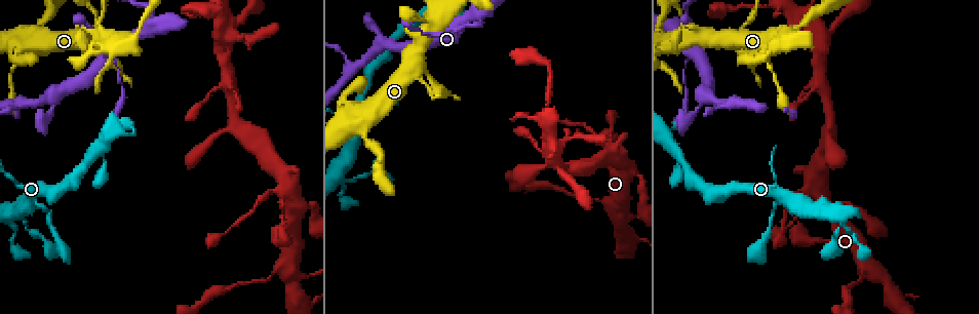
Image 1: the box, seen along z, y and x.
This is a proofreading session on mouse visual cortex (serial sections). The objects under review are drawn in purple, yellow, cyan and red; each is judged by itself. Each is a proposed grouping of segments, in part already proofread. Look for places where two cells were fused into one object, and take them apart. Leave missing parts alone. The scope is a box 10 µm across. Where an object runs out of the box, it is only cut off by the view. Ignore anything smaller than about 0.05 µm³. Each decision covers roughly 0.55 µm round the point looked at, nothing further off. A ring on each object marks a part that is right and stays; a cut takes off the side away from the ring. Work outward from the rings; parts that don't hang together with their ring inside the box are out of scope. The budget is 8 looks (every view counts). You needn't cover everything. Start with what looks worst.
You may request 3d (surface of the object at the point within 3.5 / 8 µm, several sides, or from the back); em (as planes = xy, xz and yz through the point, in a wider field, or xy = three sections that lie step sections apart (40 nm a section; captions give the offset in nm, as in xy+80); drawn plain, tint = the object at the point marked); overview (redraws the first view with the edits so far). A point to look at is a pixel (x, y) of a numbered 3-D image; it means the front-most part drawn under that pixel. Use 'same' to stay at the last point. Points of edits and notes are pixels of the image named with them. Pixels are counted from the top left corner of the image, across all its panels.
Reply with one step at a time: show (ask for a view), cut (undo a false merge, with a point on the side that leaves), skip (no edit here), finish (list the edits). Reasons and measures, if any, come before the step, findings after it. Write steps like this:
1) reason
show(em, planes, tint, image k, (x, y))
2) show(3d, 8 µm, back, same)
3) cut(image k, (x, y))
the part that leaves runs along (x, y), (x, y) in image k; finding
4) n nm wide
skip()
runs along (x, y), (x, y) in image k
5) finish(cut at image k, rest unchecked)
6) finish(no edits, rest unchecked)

thick turns thin
show(3d, 3.5 µm, image 1, (798, 192))

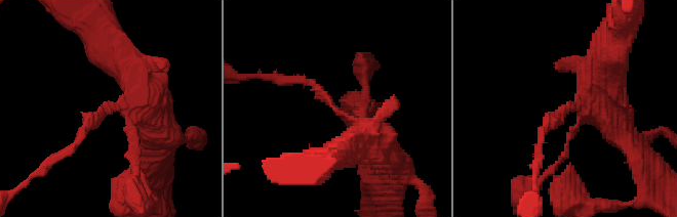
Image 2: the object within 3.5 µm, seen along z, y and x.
arms of 150, 450 nm; shape alone is not enough
show(em, planes, tint, image 2, (337, 110))

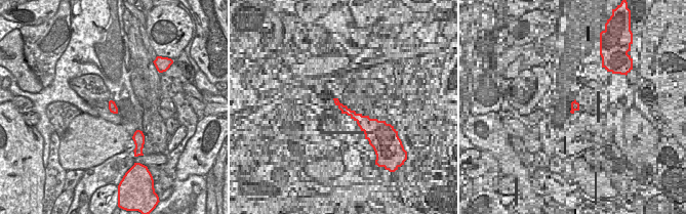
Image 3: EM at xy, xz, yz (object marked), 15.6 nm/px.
130 nm wide
skip()
runs along (387, 153), (311, 82), (294, 80) in image 2; all the same cell

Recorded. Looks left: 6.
small branch off a trunk
show(3d, 8 µm, back, image 1, (21, 220))

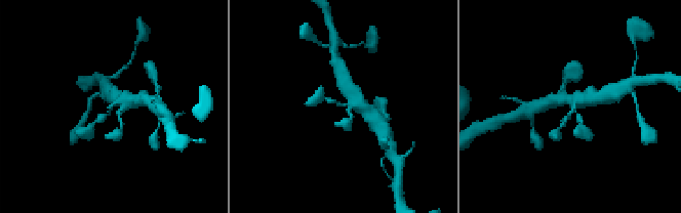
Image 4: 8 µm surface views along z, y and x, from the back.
4 arms; arms of 150, 150, 450, 500 nm; need the tissue
show(em, xy, step 2, tint, same)

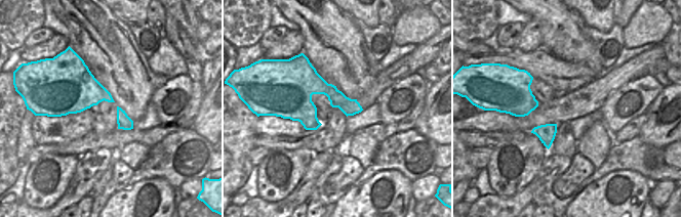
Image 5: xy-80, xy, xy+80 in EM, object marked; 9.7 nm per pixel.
skip()
runs along (115, 98), (122, 100), (92, 125) in image 4; continuous, no second cell

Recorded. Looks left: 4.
looks like a crossing
show(3d, 3.5 µm, image 1, (800, 18))

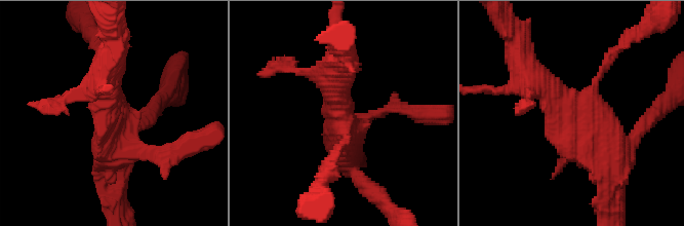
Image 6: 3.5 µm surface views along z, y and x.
need the tissue
show(em, xy, step 3, tint, image 6, (568, 114))

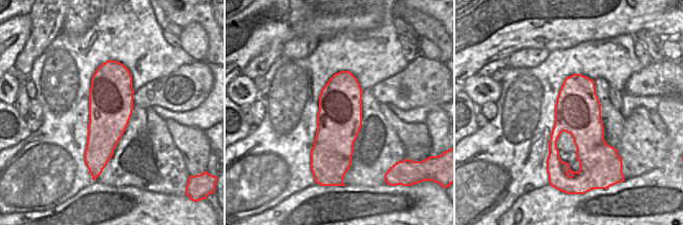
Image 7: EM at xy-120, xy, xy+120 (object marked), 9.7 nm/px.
skip()
runs along (613, 159), (585, 115), (517, 80) in image 6; continuous, no second cell

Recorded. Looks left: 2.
sudden change in width
show(3d, 3.5 µm, image 1, (302, 276))

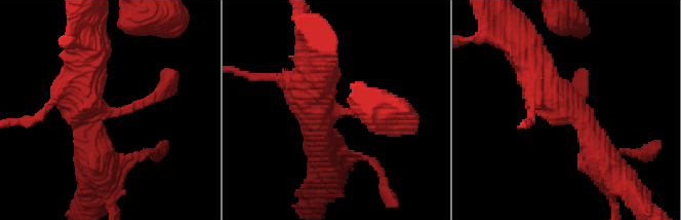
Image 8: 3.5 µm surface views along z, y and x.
show(em, xy, step 1, tint, image 8, (108, 110))

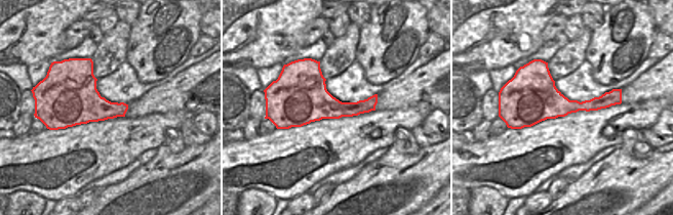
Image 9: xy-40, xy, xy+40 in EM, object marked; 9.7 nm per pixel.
skip()
runs along (311, 80), (314, 111), (377, 116) in image 8; one cell here

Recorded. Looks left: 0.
finish(no edits, rest unchecked)

